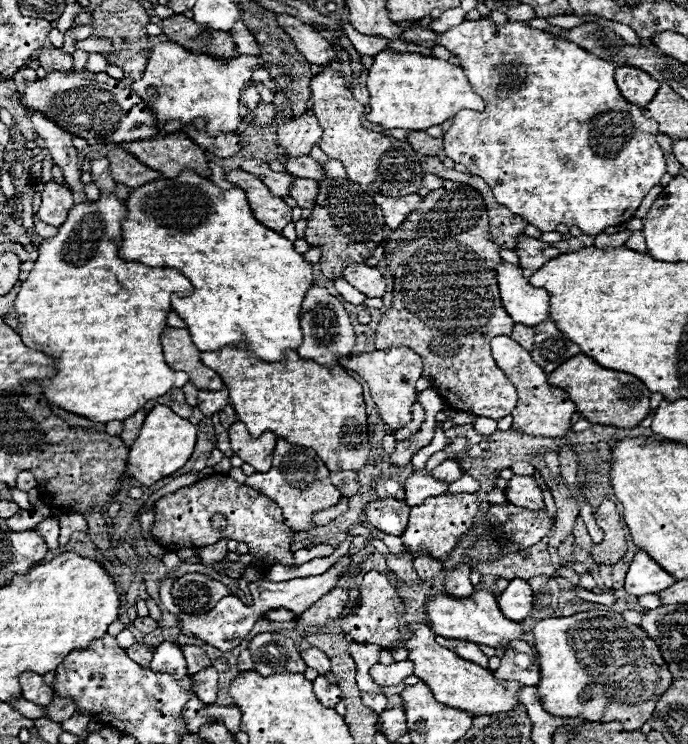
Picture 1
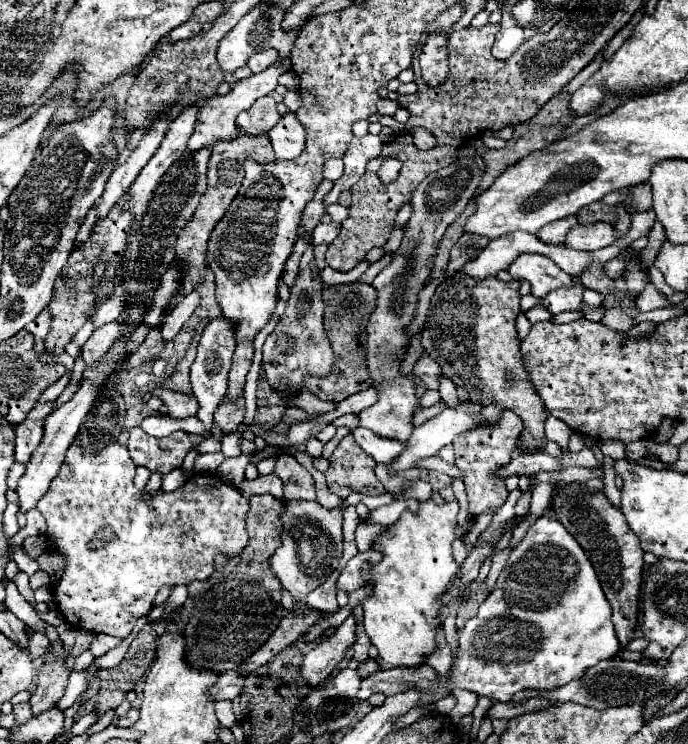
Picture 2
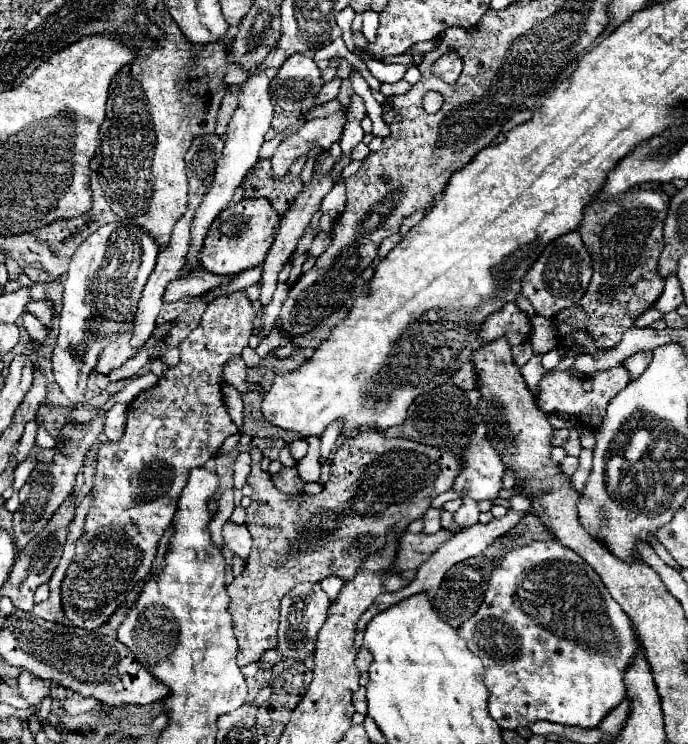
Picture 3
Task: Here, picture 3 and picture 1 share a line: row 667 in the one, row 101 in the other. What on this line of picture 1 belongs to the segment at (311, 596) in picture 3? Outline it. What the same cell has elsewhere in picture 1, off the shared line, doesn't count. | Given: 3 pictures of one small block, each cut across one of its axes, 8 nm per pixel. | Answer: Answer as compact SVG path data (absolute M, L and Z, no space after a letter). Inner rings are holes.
M254 85L243 88L241 92L241 101L244 102L244 104L246 104L246 106L250 110L256 108L260 100L261 100L260 93L258 92Z

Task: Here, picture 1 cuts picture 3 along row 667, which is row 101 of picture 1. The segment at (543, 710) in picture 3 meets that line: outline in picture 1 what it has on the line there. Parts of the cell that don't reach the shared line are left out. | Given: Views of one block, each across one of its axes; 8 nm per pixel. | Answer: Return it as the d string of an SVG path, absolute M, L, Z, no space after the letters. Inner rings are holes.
M488 18L466 20L460 26L440 34L436 44L446 46L454 56L458 56L462 60L462 66L468 68L468 80L472 84L472 90L486 100L484 112L476 112L468 120L466 118L456 120L456 116L452 118L452 126L444 134L444 152L446 152L446 156L450 156L454 162L464 164L470 170L470 174L480 176L494 190L494 196L502 206L506 206L514 214L526 218L528 224L534 224L540 232L552 232L552 230L556 230L558 224L566 224L566 226L578 226L584 234L592 236L592 234L600 234L608 226L618 226L618 224L622 224L622 222L626 222L626 220L630 220L634 216L634 212L640 206L642 198L650 192L650 188L654 188L660 182L664 172L667 172L662 148L656 142L658 122L652 120L652 118L642 116L642 108L638 108L638 106L634 106L634 104L624 100L624 96L620 94L620 90L618 90L618 86L614 82L614 70L616 70L614 62L602 60L602 58L594 56L592 52L582 50L574 42L568 42L564 38L554 38L548 32L530 28L526 22L496 24L496 22L488 20Z

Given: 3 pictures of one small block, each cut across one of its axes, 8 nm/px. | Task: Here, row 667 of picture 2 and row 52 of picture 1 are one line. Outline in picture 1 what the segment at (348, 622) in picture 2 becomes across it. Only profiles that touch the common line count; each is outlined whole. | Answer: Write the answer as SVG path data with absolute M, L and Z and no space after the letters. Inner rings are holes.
M276 14L276 18L278 18L278 24L288 32L288 36L294 40L294 44L298 46L298 50L304 54L304 58L310 64L326 66L336 60L334 46L312 26L288 14Z

